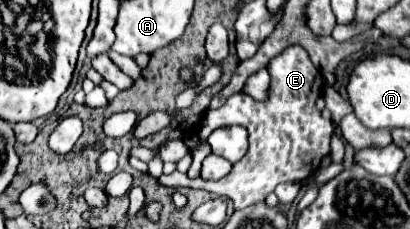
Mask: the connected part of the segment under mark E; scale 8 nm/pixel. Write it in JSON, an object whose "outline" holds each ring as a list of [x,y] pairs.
{"outline":[[[294,44],[270,60],[270,78],[270,98],[266,102],[256,102],[248,94],[238,92],[232,94],[220,108],[208,110],[200,122],[200,138],[208,138],[210,132],[222,124],[242,124],[250,134],[248,154],[232,166],[232,172],[226,178],[216,182],[201,177],[190,179],[187,174],[175,171],[162,174],[159,182],[172,188],[188,187],[228,196],[234,202],[234,208],[242,210],[250,204],[266,200],[266,196],[282,182],[304,182],[310,178],[318,170],[320,160],[330,152],[330,136],[334,128],[332,122],[322,118],[316,108],[316,100],[322,96],[322,74],[310,62],[308,52]]]}

